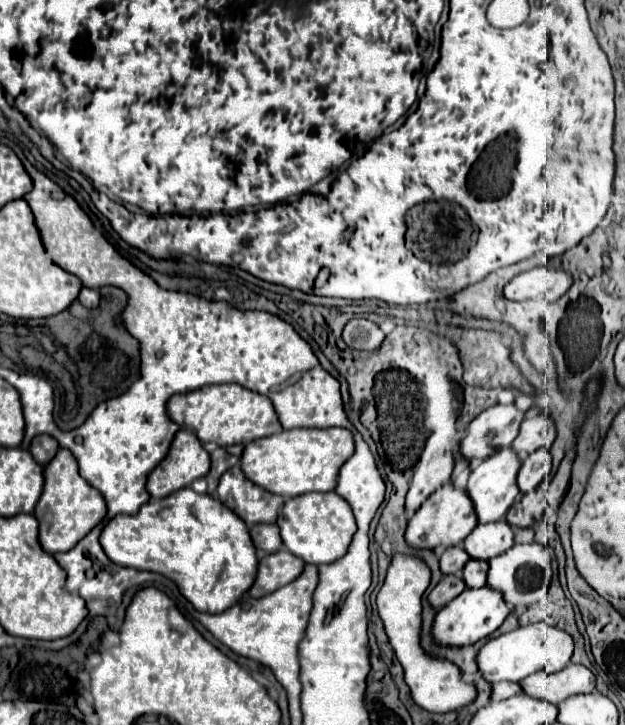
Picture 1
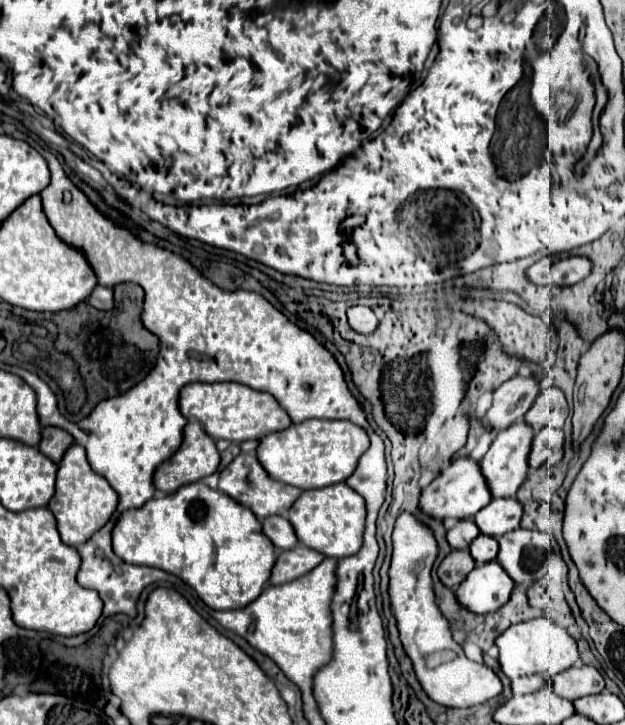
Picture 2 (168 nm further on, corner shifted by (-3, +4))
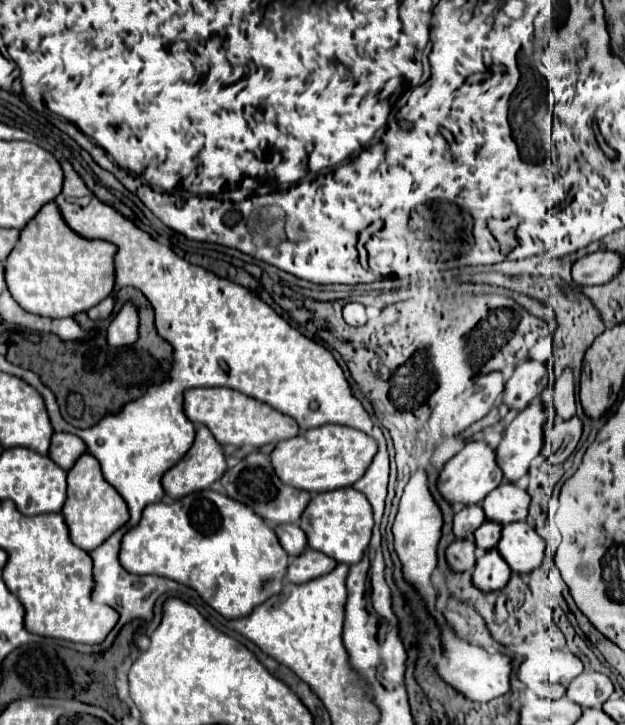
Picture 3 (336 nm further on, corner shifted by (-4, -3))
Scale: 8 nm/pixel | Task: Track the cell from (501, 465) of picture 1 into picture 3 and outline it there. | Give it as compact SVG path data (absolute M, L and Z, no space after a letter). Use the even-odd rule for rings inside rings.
M534 398L506 428L504 440L496 448L498 466L508 482L516 482L528 472L530 462L542 450L546 406L542 398Z

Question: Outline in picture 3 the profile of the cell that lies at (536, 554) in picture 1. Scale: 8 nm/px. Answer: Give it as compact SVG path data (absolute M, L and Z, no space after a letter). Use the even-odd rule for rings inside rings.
M518 522L502 528L502 538L496 548L512 572L530 574L542 564L546 544L528 522Z

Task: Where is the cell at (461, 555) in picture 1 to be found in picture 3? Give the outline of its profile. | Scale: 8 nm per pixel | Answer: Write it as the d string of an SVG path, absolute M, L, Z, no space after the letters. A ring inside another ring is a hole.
M464 506L462 510L456 512L454 516L454 534L456 538L470 538L474 536L474 530L486 520L482 506Z

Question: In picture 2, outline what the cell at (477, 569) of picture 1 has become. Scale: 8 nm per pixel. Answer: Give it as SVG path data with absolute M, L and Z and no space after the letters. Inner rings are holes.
M479 535L471 543L471 557L475 559L477 565L483 565L485 561L493 561L497 557L497 541L485 535Z

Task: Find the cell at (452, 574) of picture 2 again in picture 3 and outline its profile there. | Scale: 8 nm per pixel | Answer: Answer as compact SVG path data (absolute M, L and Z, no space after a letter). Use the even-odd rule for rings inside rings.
M454 540L446 550L446 558L448 558L450 568L456 572L472 570L474 562L476 562L474 550L476 550L474 540Z

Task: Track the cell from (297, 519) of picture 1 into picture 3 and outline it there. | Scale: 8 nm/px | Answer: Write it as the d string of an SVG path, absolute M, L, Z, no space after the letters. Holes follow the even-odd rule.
M338 488L332 492L316 494L300 520L300 528L306 532L310 548L320 550L326 556L332 556L336 562L344 564L356 564L362 560L364 550L372 538L372 526L372 506L366 496L354 488Z

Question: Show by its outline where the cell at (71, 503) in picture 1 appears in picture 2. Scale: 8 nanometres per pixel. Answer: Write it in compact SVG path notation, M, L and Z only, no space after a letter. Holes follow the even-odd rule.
M71 445L59 463L55 495L47 505L47 509L57 519L57 531L61 535L61 541L71 547L85 543L95 531L99 531L109 521L115 507L117 493L111 489L107 479L103 479L89 467L85 459L85 449L81 445Z

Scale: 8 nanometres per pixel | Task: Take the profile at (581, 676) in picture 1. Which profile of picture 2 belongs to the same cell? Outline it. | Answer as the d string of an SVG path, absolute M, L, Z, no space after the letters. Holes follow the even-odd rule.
M573 665L563 673L547 677L547 681L553 685L553 691L559 697L565 697L569 701L585 695L601 693L605 689L603 675L591 665Z

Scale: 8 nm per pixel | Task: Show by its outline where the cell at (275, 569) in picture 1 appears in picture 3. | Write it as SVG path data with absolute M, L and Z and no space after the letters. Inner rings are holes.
M304 550L300 556L294 558L294 562L288 566L288 580L294 584L310 582L322 574L328 574L336 568L336 560L328 558L324 552L318 550Z

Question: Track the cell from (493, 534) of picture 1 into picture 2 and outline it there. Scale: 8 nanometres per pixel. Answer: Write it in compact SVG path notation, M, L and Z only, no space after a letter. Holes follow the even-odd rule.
M491 499L491 503L483 507L473 519L481 535L499 539L505 533L519 529L521 513L523 509L517 499Z

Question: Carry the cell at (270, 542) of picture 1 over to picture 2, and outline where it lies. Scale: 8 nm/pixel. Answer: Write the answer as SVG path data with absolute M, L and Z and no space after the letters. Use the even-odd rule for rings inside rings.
M281 515L267 517L263 521L263 533L269 537L269 541L279 551L285 551L285 549L291 549L291 547L297 545L297 537L295 537L295 531L293 531L291 523Z

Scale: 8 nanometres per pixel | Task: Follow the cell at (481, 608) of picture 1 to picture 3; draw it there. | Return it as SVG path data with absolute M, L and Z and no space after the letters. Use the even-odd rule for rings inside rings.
M496 548L478 554L474 578L472 578L478 588L482 588L486 592L500 590L506 586L508 578L510 578L510 566L506 564L506 560L502 560L502 556Z

